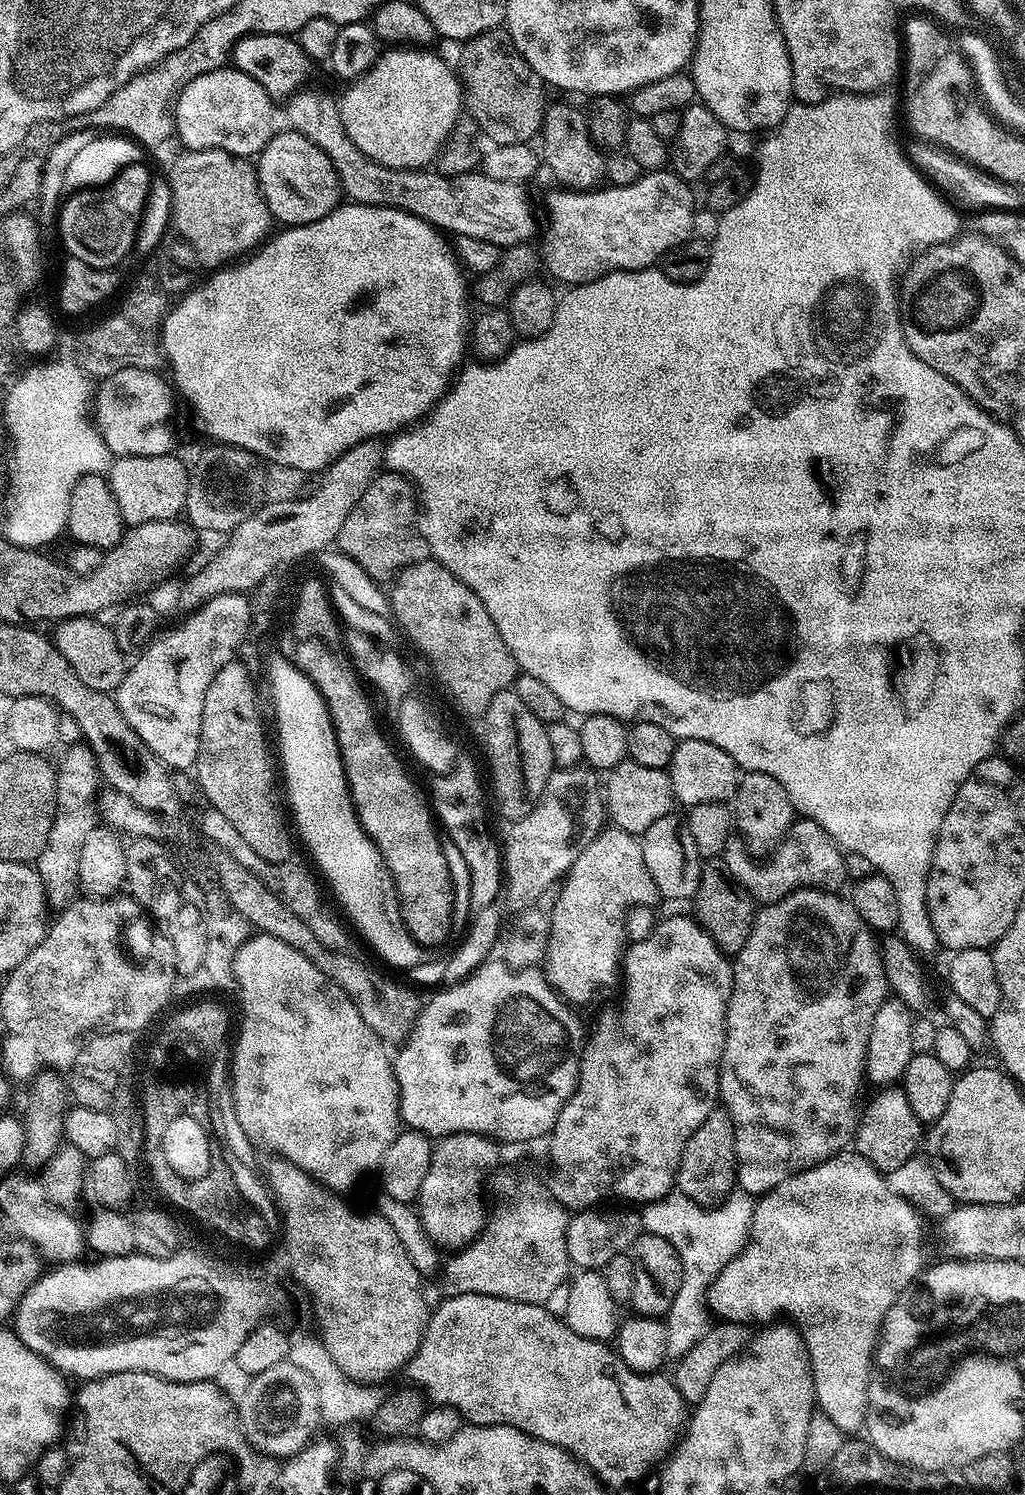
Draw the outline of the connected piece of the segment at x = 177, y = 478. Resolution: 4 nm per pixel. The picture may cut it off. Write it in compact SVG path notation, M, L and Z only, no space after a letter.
M176 454L167 456L121 456L113 459L106 479L117 500L123 523L128 526L174 520L184 512L188 493L189 465L184 465Z

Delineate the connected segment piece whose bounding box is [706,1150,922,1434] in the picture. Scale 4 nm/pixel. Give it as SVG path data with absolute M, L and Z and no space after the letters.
M845 1150L832 1156L826 1162L814 1166L805 1172L794 1174L786 1178L774 1190L765 1192L763 1196L755 1201L753 1210L752 1230L749 1234L748 1244L726 1267L711 1281L706 1295L706 1304L709 1304L717 1312L719 1319L733 1324L747 1324L749 1326L760 1326L765 1322L777 1319L779 1312L785 1312L787 1319L800 1332L804 1339L804 1345L808 1356L812 1359L812 1381L816 1391L816 1403L823 1415L831 1418L840 1431L845 1434L856 1434L865 1427L868 1414L868 1382L873 1375L872 1351L878 1348L878 1337L881 1335L880 1323L889 1319L894 1302L900 1297L908 1285L919 1277L922 1271L920 1264L920 1220L921 1213L917 1212L912 1205L907 1204L901 1196L894 1194L894 1190L888 1185L887 1179L882 1175L880 1169L873 1166L866 1158L862 1158L854 1150Z

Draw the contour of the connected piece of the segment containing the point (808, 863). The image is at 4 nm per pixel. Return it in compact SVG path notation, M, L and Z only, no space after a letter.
M803 818L797 819L792 827L788 829L783 840L775 845L772 857L765 864L755 864L746 853L746 845L743 839L732 838L724 847L722 859L726 870L738 882L738 886L742 886L744 891L752 897L757 905L776 904L782 898L786 898L792 892L797 892L800 888L824 888L827 880L837 872L844 871L844 855L845 853L834 843L831 838L812 820Z

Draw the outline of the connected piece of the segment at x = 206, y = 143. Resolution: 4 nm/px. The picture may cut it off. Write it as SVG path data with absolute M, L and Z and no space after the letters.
M225 66L194 78L194 82L180 91L174 105L174 132L185 149L217 148L235 156L252 158L268 145L274 135L272 108L274 102L268 97L266 90L262 90L262 86L254 82L254 78L242 74L234 66Z

